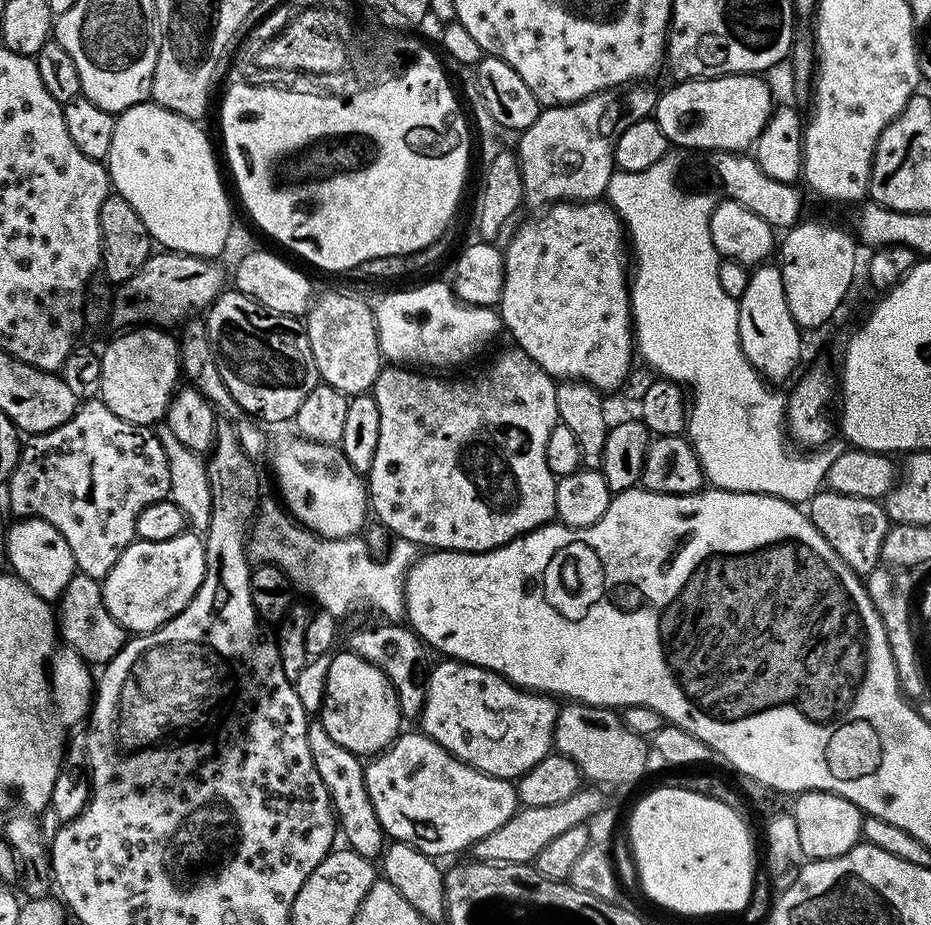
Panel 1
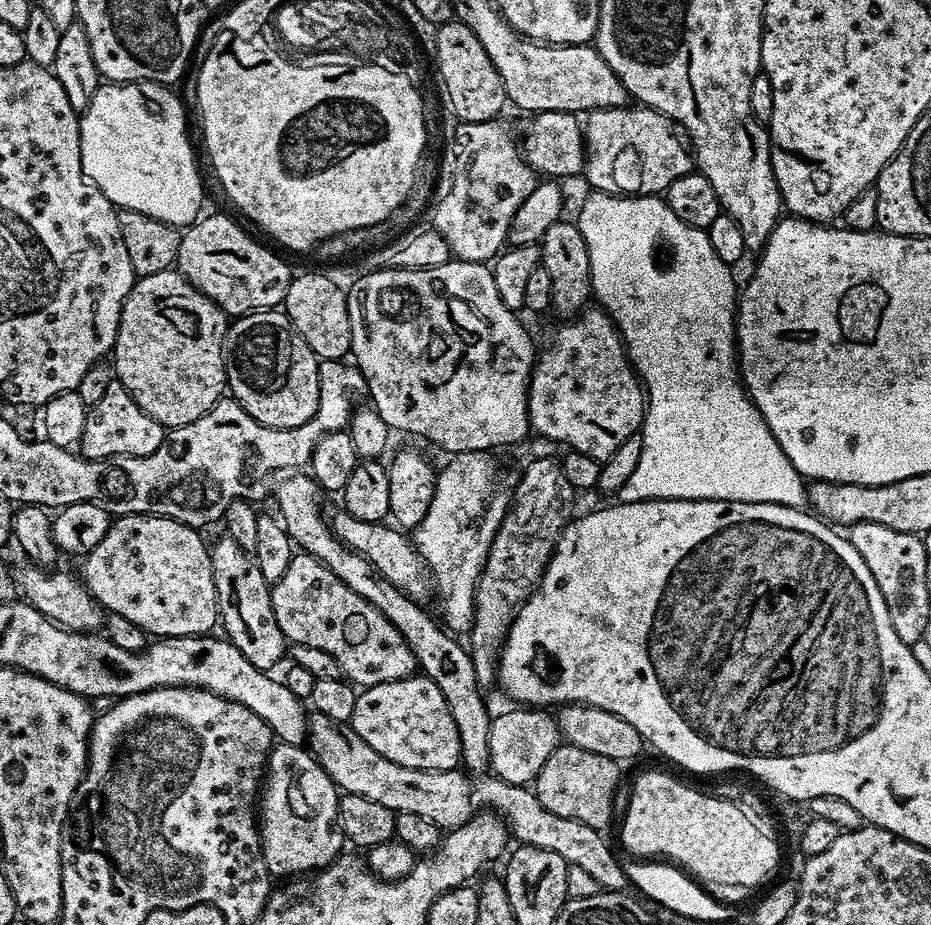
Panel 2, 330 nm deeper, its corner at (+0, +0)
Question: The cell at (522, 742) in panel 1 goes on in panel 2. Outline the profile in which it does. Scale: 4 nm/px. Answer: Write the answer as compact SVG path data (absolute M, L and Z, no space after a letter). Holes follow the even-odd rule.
M413 674L401 680L382 682L373 688L363 689L356 697L350 727L362 738L362 742L369 744L390 762L431 772L451 772L461 767L458 726L454 726L454 718L446 706L446 698L442 698L442 690L438 690L435 682L423 674Z

